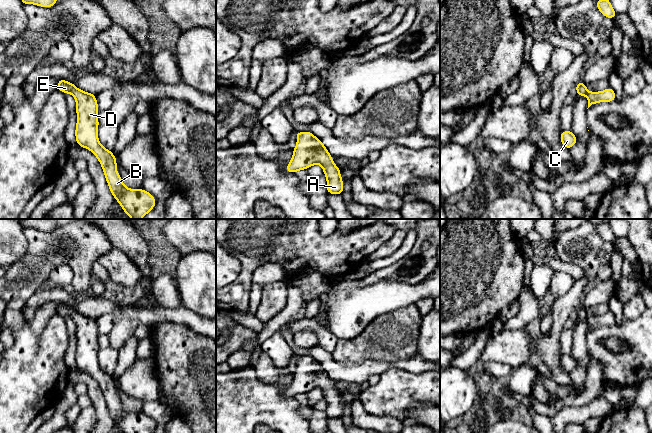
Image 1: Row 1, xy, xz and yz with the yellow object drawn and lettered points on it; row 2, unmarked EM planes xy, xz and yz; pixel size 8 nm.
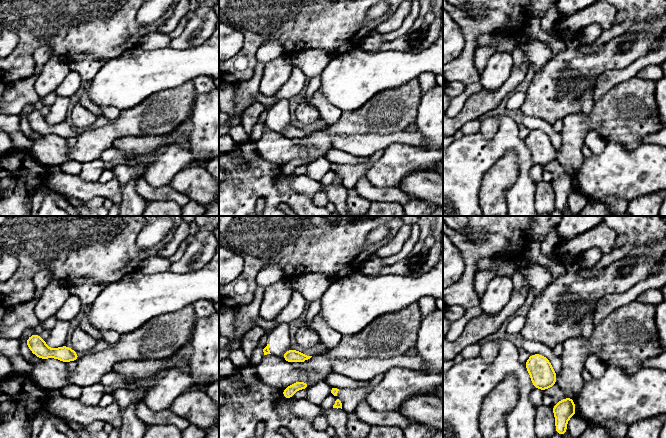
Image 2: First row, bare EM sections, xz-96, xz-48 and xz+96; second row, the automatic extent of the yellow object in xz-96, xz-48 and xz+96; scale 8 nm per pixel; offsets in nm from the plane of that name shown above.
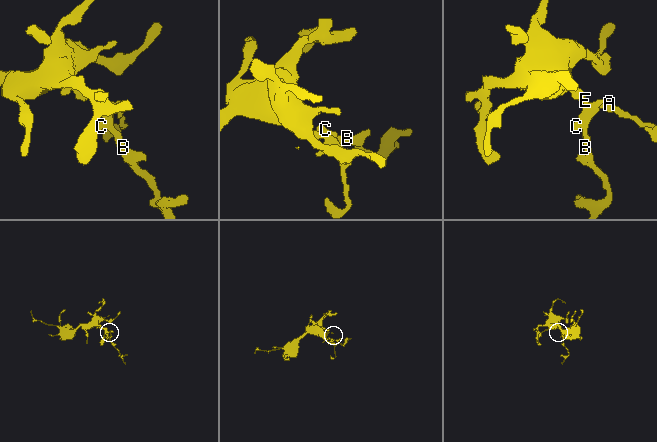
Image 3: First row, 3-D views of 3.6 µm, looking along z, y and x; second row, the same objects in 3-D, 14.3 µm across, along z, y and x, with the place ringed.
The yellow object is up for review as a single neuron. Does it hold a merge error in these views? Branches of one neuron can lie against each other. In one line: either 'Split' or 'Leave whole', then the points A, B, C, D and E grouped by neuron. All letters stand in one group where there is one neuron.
Leave whole. Groups: A B C D E

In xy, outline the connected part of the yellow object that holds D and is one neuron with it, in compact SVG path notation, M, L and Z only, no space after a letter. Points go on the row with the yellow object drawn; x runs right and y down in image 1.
M58 79L58 91L70 93L76 100L77 123L75 129L78 146L89 149L99 160L109 189L126 215L141 219L156 205L155 197L144 189L129 189L116 171L117 160L111 150L104 148L98 139L98 104L95 94L80 90L74 83Z

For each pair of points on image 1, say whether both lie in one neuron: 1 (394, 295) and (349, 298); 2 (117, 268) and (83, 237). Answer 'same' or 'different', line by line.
1: same
2: different

